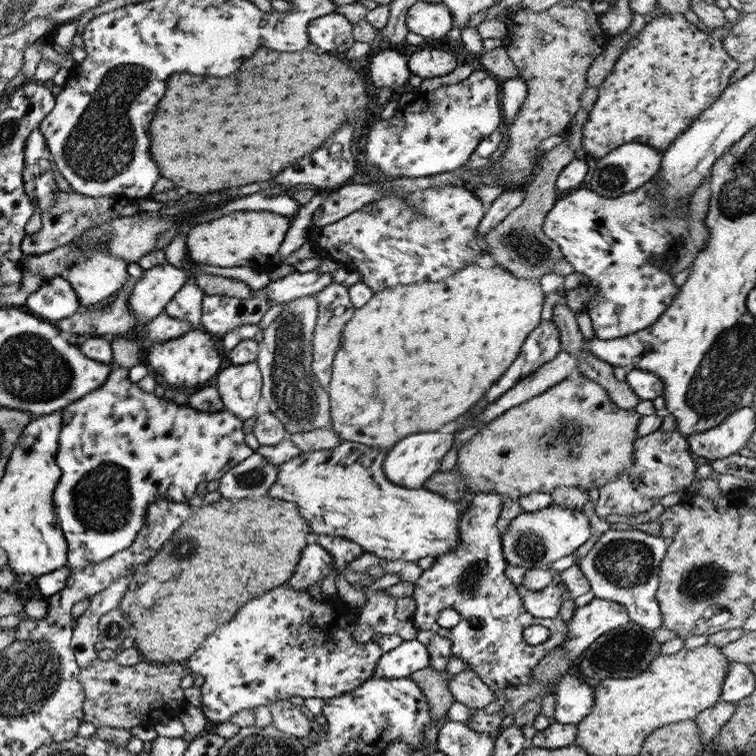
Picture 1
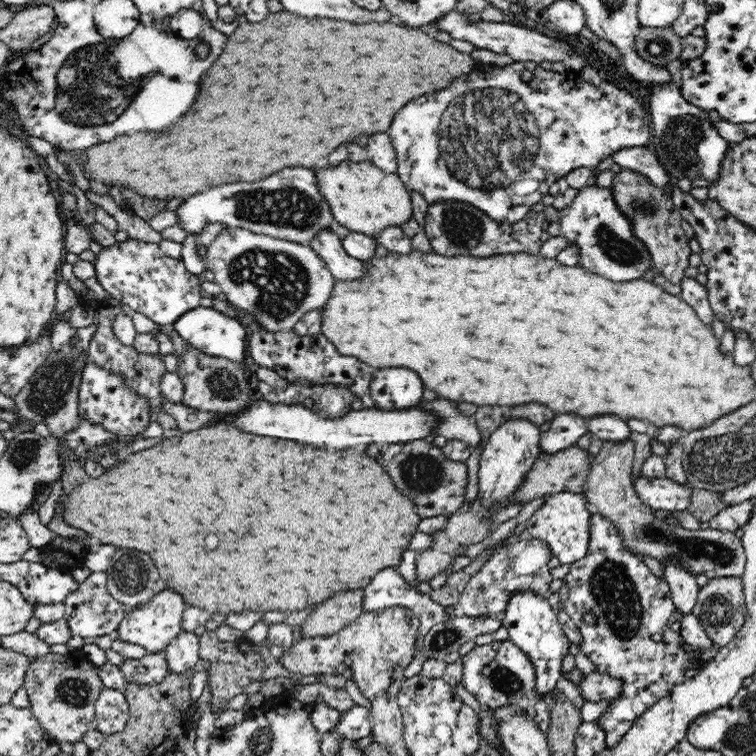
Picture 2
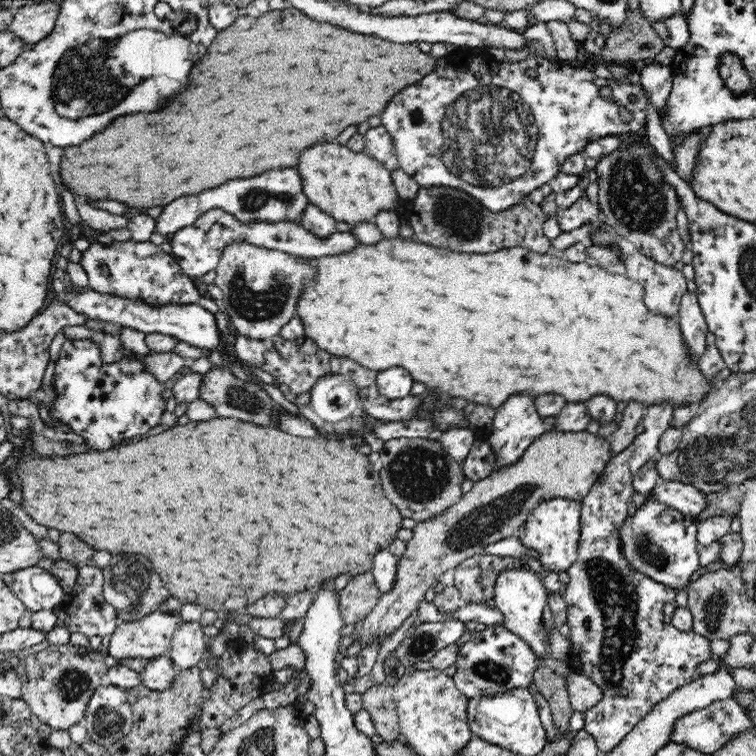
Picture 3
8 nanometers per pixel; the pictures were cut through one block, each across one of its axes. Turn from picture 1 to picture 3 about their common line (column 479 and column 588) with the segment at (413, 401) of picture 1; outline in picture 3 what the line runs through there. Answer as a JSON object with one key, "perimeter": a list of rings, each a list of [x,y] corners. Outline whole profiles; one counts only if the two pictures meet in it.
{"perimeter":[[[403,238],[398,239],[384,239],[380,240],[374,246],[359,244],[359,246],[354,249],[354,252],[342,252],[340,256],[326,256],[326,258],[320,258],[320,260],[310,260],[310,264],[316,268],[316,272],[318,272],[318,278],[316,280],[306,280],[304,282],[304,296],[302,296],[302,300],[298,300],[298,304],[296,304],[296,315],[302,319],[302,325],[304,325],[304,334],[307,338],[312,339],[320,349],[328,351],[339,357],[348,357],[352,360],[358,362],[358,364],[369,368],[374,371],[383,371],[386,368],[392,368],[392,366],[402,366],[402,368],[406,368],[412,376],[414,376],[414,380],[416,382],[422,382],[422,384],[426,384],[426,386],[430,386],[430,388],[438,388],[440,392],[446,392],[446,394],[450,394],[452,397],[466,398],[468,402],[475,402],[477,405],[488,405],[497,408],[500,404],[504,404],[506,400],[508,400],[510,394],[530,394],[530,396],[540,396],[540,394],[560,394],[560,396],[564,396],[566,402],[586,402],[586,400],[590,400],[592,396],[598,396],[598,394],[604,394],[604,396],[610,396],[610,398],[614,398],[616,402],[639,402],[643,404],[644,407],[652,406],[652,404],[664,404],[667,402],[668,404],[672,404],[673,408],[678,408],[678,406],[688,406],[688,404],[699,404],[712,392],[715,390],[716,382],[714,382],[714,377],[708,377],[702,373],[700,370],[700,365],[698,365],[698,360],[692,358],[692,353],[690,353],[690,347],[686,345],[686,341],[684,341],[684,335],[682,335],[682,329],[680,329],[680,323],[678,323],[678,318],[672,319],[672,317],[667,317],[662,313],[652,313],[648,307],[646,307],[646,303],[644,303],[644,286],[640,284],[638,281],[632,280],[627,275],[620,274],[609,274],[604,271],[599,266],[589,266],[587,263],[572,263],[568,262],[562,256],[559,256],[556,253],[544,253],[540,254],[534,252],[532,250],[528,250],[523,247],[513,247],[502,249],[498,252],[490,252],[490,254],[476,254],[474,256],[470,256],[468,253],[462,252],[450,252],[450,249],[442,249],[441,247],[434,247],[428,244],[420,243],[418,241],[408,239],[405,240]]]}

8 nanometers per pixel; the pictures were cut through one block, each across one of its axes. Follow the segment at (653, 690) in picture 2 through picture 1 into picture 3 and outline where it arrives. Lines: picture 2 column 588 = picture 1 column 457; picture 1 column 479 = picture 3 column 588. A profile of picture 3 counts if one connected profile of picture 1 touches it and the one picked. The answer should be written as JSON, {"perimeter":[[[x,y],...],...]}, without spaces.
{"perimeter":[[[664,402],[664,404],[652,404],[652,406],[648,406],[643,421],[645,428],[644,432],[635,437],[635,440],[630,444],[630,447],[627,450],[619,453],[616,457],[612,457],[612,460],[610,460],[605,467],[601,478],[593,485],[590,493],[583,498],[581,502],[581,535],[578,542],[578,560],[575,560],[574,564],[571,564],[566,570],[568,575],[570,575],[570,582],[566,586],[566,593],[563,595],[563,599],[567,604],[567,625],[571,630],[569,640],[571,644],[571,657],[569,658],[569,661],[574,665],[575,669],[584,671],[596,685],[602,688],[602,693],[604,693],[602,700],[600,700],[596,706],[584,711],[585,730],[594,737],[601,755],[610,752],[615,746],[618,746],[620,741],[628,735],[628,732],[631,732],[634,729],[634,726],[640,722],[639,720],[642,720],[642,717],[646,716],[646,713],[650,712],[650,709],[655,704],[658,704],[663,698],[671,695],[677,688],[700,677],[700,675],[696,673],[696,666],[698,666],[698,664],[706,662],[706,660],[710,660],[710,658],[715,658],[711,651],[710,641],[705,636],[696,634],[693,630],[688,632],[679,631],[674,625],[662,621],[664,620],[665,613],[673,607],[674,598],[676,598],[675,590],[671,587],[666,587],[664,584],[658,583],[656,580],[652,580],[652,578],[649,578],[646,574],[642,574],[642,572],[636,569],[630,568],[630,563],[628,563],[628,561],[624,559],[624,555],[622,555],[620,528],[622,528],[629,516],[629,514],[627,514],[627,509],[630,504],[631,496],[635,493],[633,490],[634,476],[646,462],[658,457],[660,438],[662,437],[662,433],[669,427],[673,412],[673,405],[668,404],[667,402]]]}

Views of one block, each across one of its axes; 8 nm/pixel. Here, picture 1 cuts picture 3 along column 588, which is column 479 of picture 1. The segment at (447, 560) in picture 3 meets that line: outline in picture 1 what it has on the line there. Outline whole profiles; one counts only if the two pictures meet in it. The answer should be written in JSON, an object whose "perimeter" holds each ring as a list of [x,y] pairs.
{"perimeter":[[[572,374],[564,380],[558,381],[558,384],[555,384],[552,388],[548,388],[548,390],[541,392],[538,396],[526,400],[525,403],[520,403],[518,406],[511,408],[511,410],[507,410],[504,414],[501,414],[498,418],[495,418],[486,424],[480,432],[477,432],[474,437],[470,438],[466,445],[460,447],[454,470],[458,472],[460,480],[464,480],[467,494],[474,496],[476,493],[496,492],[503,496],[503,502],[506,502],[508,498],[516,501],[522,495],[527,495],[532,492],[544,492],[550,494],[550,492],[554,492],[554,488],[582,488],[582,490],[588,492],[592,488],[600,490],[604,484],[612,482],[614,478],[622,476],[628,468],[634,466],[634,442],[640,438],[636,432],[640,417],[641,414],[638,414],[635,409],[628,410],[618,408],[610,400],[609,394],[602,385],[584,377],[582,374]]]}

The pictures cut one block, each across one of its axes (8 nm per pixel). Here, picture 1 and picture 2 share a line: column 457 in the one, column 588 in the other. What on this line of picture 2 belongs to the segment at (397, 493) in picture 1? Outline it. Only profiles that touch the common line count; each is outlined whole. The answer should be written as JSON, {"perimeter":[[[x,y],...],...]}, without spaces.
{"perimeter":[[[556,492],[546,496],[544,504],[525,524],[534,538],[546,541],[560,564],[572,564],[586,556],[590,544],[590,520],[594,514],[584,493]]]}

